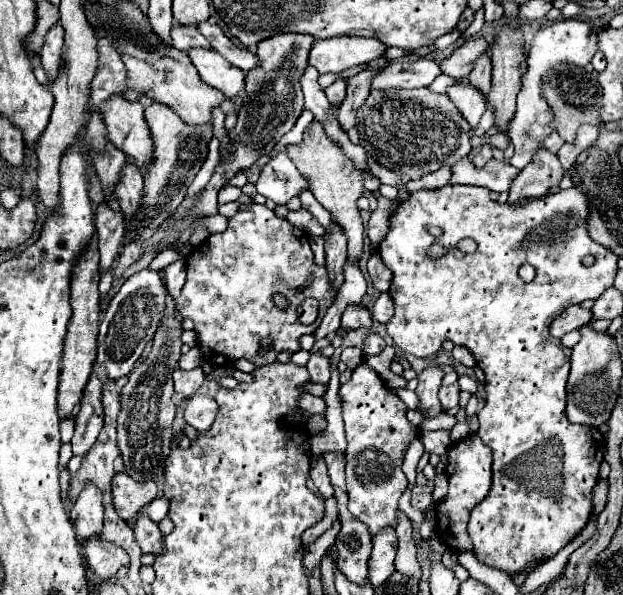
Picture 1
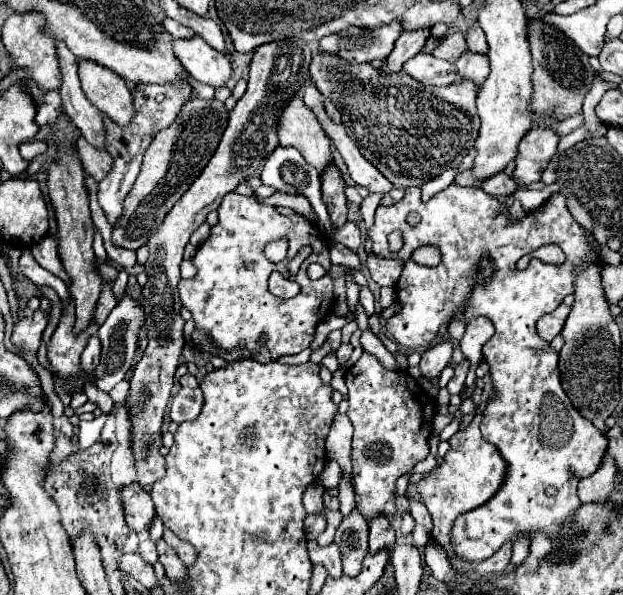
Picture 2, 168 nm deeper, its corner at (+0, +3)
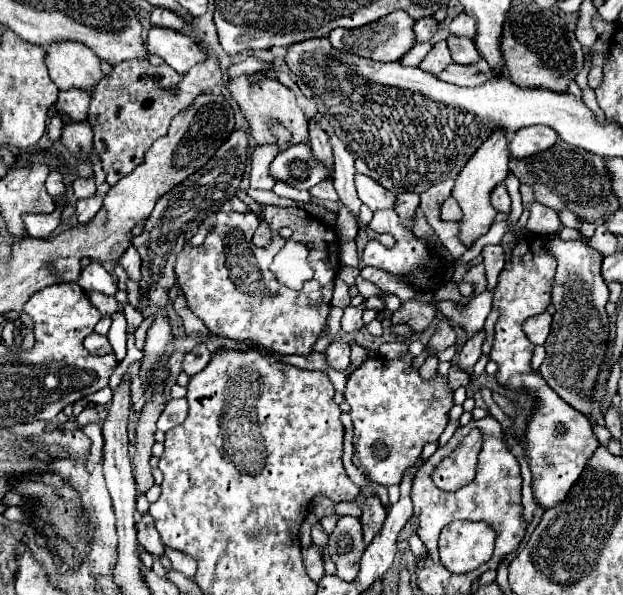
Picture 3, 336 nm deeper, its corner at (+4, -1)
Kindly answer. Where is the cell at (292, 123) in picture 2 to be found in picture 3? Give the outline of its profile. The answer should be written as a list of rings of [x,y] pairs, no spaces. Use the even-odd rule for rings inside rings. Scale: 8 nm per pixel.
[[[257,74],[253,76],[239,76],[239,78],[229,78],[227,90],[231,94],[231,98],[239,104],[241,114],[245,116],[247,124],[249,124],[249,134],[255,138],[257,144],[265,144],[265,142],[277,142],[273,138],[273,134],[269,132],[269,122],[271,120],[279,120],[285,128],[291,130],[293,140],[291,144],[299,144],[307,138],[307,118],[301,112],[301,108],[297,106],[295,100],[295,92],[289,90],[287,86],[283,86],[281,82],[277,82],[275,78],[265,78],[265,80],[257,80]]]

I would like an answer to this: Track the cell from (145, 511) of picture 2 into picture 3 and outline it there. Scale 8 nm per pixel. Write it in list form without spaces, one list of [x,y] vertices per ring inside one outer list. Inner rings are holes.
[[[143,514],[139,520],[137,520],[137,540],[139,544],[143,544],[143,548],[159,558],[159,556],[165,556],[165,546],[161,544],[161,538],[159,538],[159,532],[157,528],[153,526],[153,518],[151,514]]]

